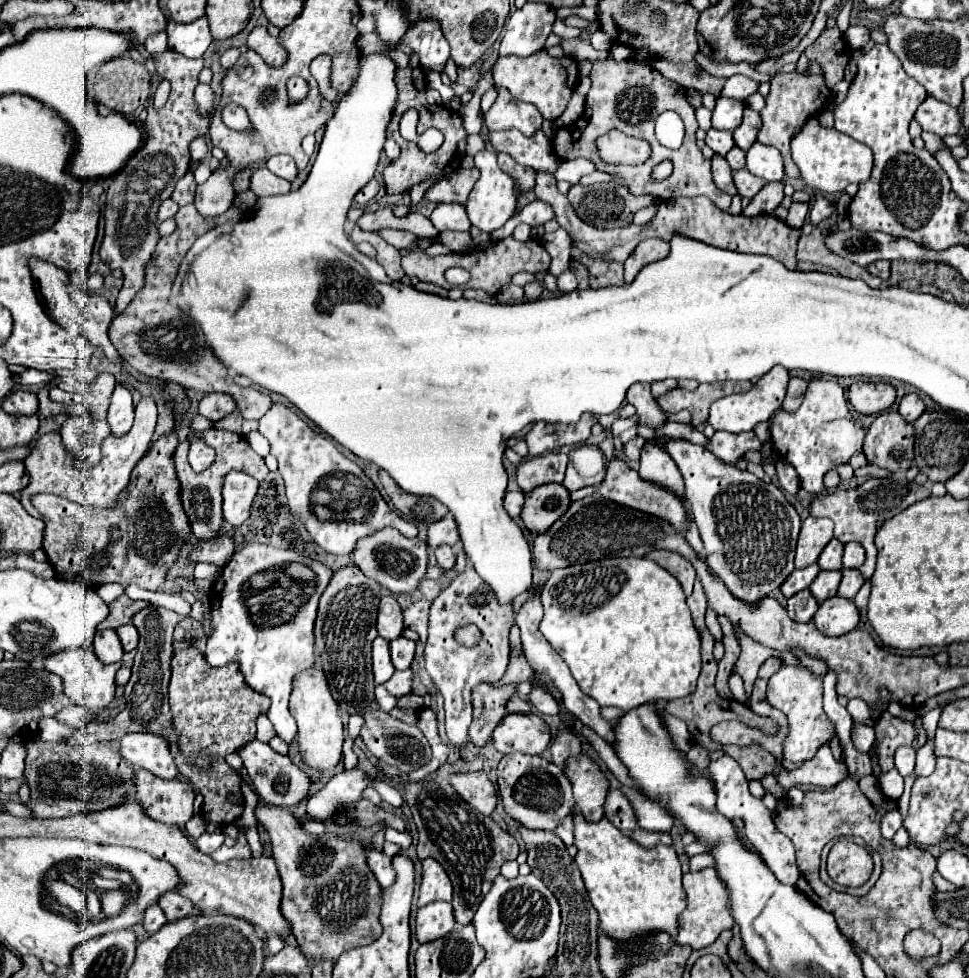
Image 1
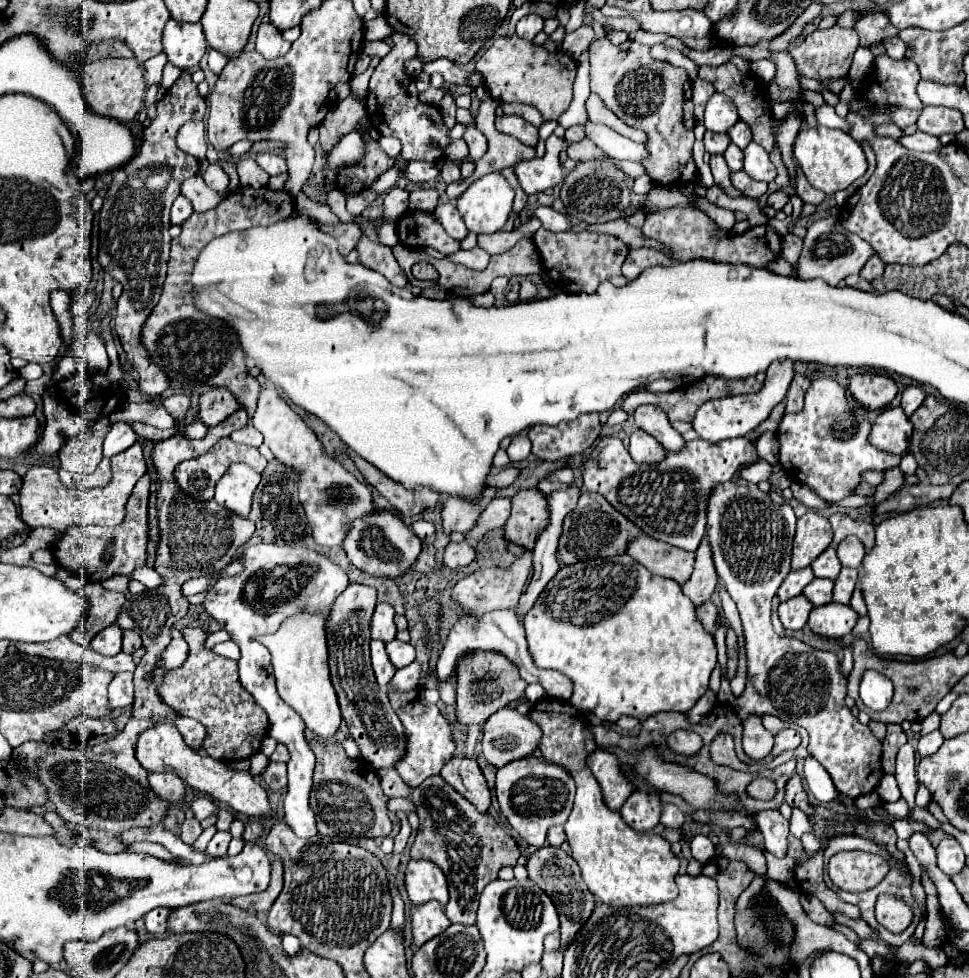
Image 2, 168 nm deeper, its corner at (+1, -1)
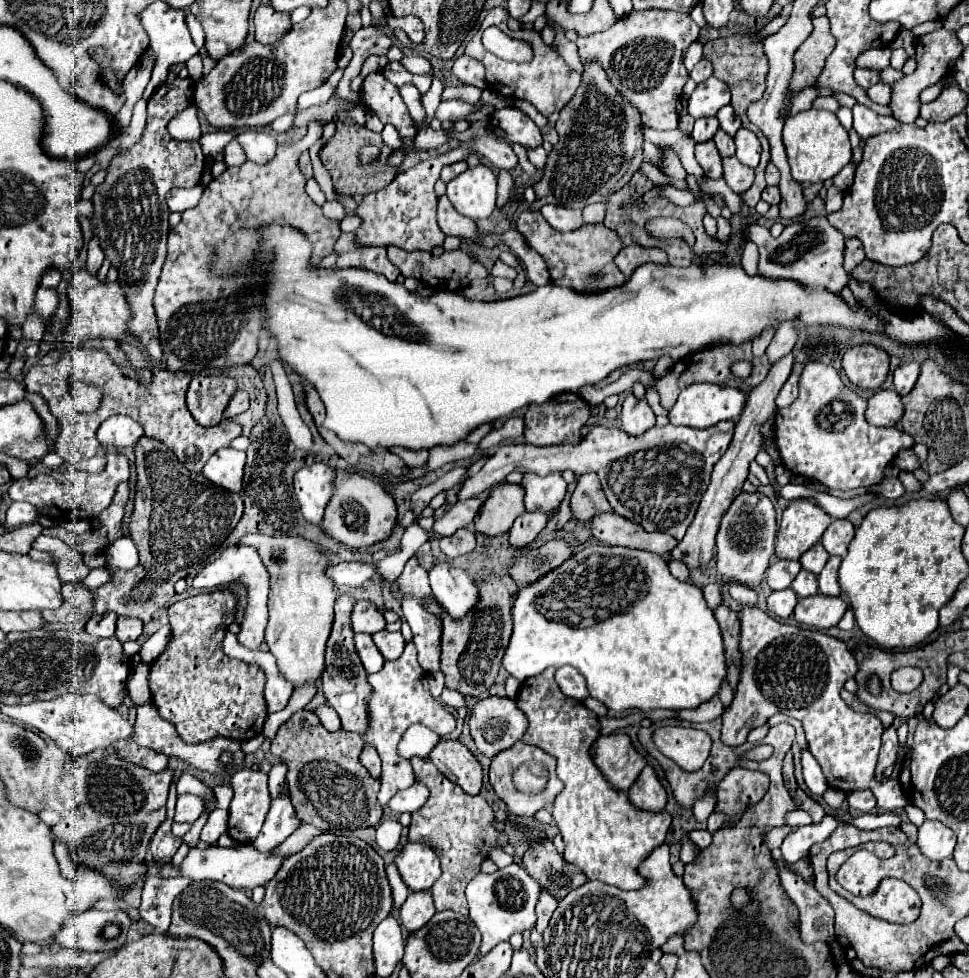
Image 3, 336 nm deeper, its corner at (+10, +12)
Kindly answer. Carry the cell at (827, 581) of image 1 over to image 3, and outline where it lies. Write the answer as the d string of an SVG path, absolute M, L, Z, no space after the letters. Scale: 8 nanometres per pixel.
M800 571L798 577L792 581L792 589L794 593L802 599L802 597L810 597L818 593L818 583L816 583L816 575L808 573L808 571Z

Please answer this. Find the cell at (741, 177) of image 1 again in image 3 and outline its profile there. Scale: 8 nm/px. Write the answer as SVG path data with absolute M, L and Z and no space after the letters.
M724 157L722 165L724 165L724 181L728 183L728 187L734 193L748 191L748 187L754 181L754 169L742 165L736 157Z

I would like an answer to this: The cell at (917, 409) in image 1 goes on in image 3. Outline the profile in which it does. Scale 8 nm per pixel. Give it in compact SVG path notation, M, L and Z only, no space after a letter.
M904 363L900 365L896 371L894 371L894 389L900 393L900 395L908 395L916 381L918 381L918 375L920 375L920 365L918 363Z

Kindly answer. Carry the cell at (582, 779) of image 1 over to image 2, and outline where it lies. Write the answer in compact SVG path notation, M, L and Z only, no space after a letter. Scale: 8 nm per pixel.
M595 750L593 754L587 756L587 768L597 778L607 808L617 812L629 798L629 794L635 790L633 784L629 784L629 780L621 774L617 758L609 752Z

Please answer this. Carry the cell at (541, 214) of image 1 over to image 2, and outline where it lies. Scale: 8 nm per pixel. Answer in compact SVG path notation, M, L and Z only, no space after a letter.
M539 206L533 212L533 218L539 218L541 224L551 232L565 232L569 228L569 220L563 214L555 212L551 206Z

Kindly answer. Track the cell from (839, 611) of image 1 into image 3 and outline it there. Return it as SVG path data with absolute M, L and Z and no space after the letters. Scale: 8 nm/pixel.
M818 593L798 601L794 609L794 619L798 623L804 623L816 629L830 629L838 625L846 609L848 609L848 603L842 597L826 597Z

